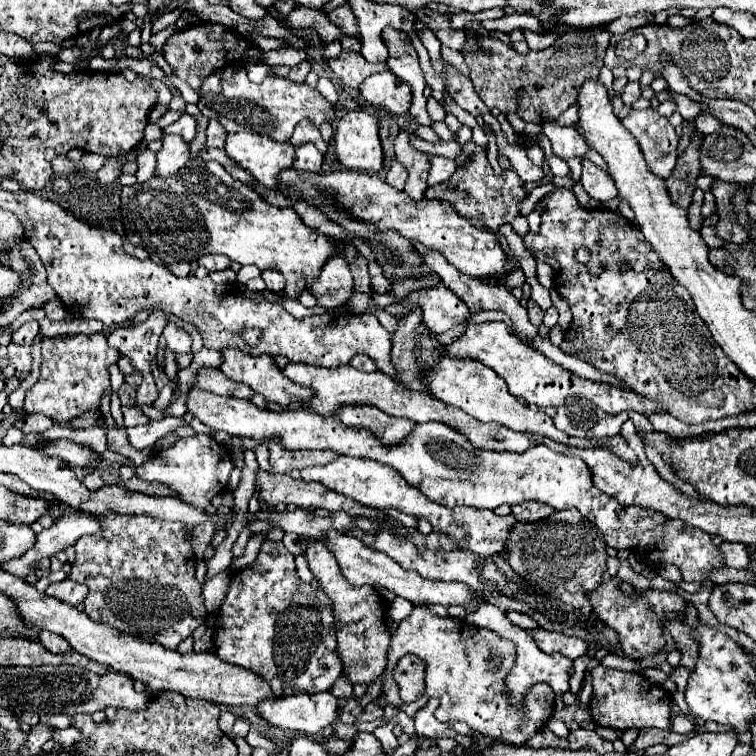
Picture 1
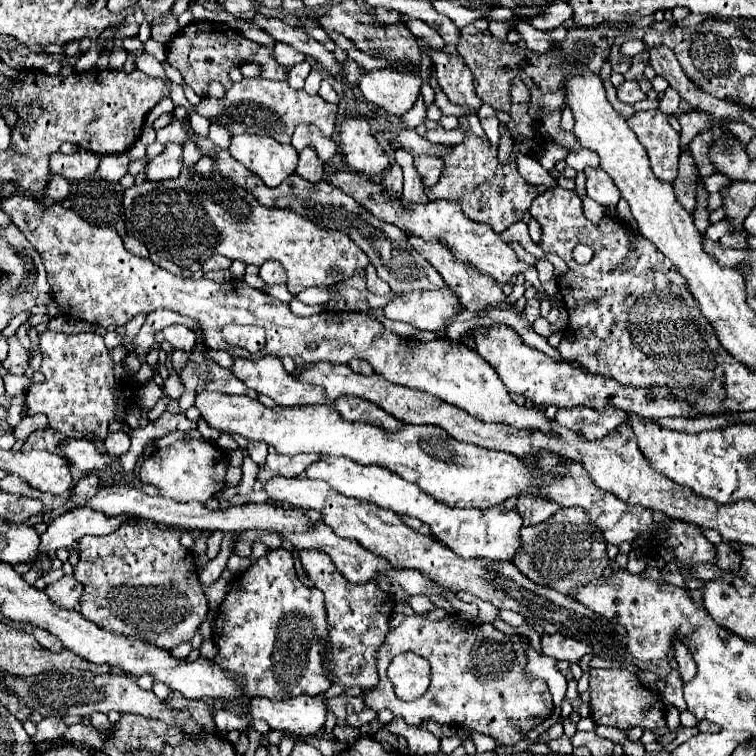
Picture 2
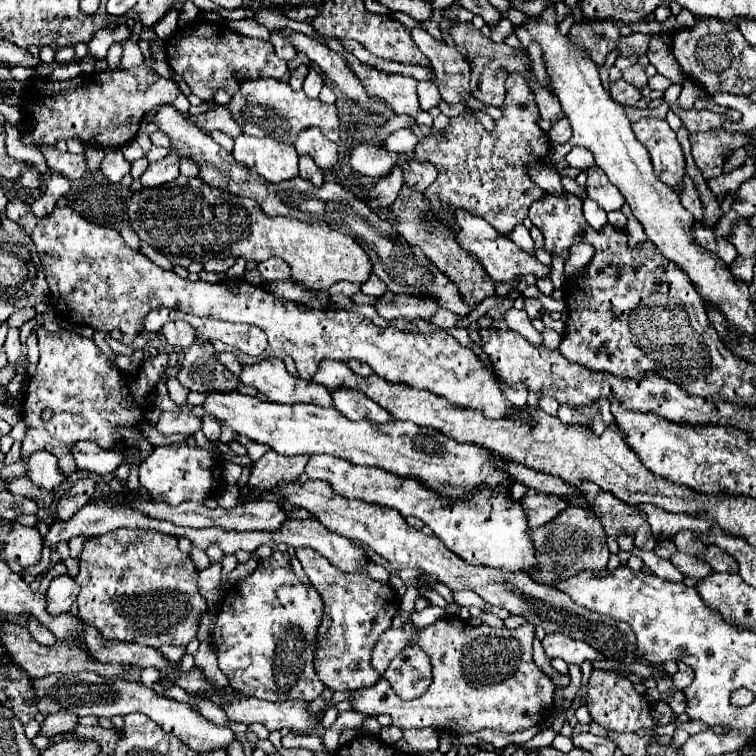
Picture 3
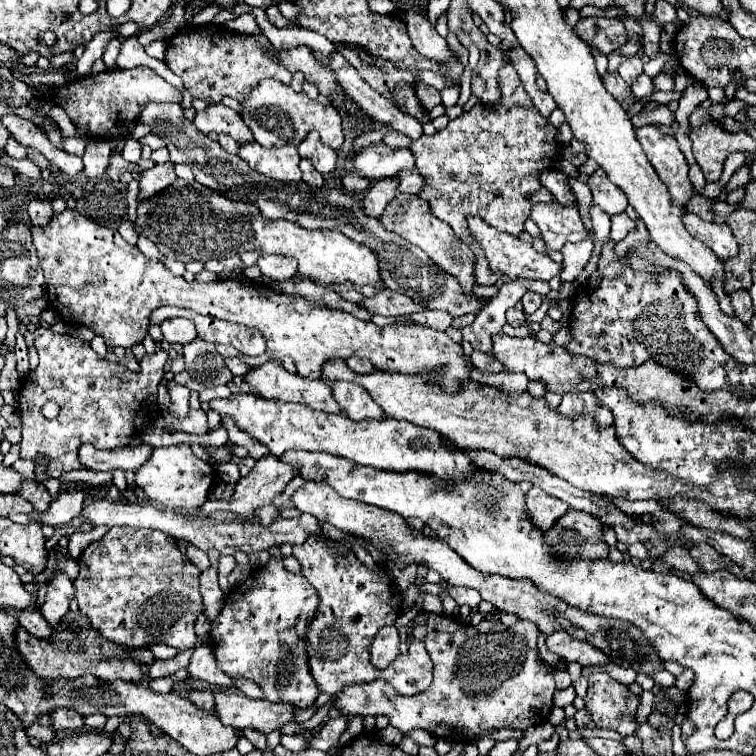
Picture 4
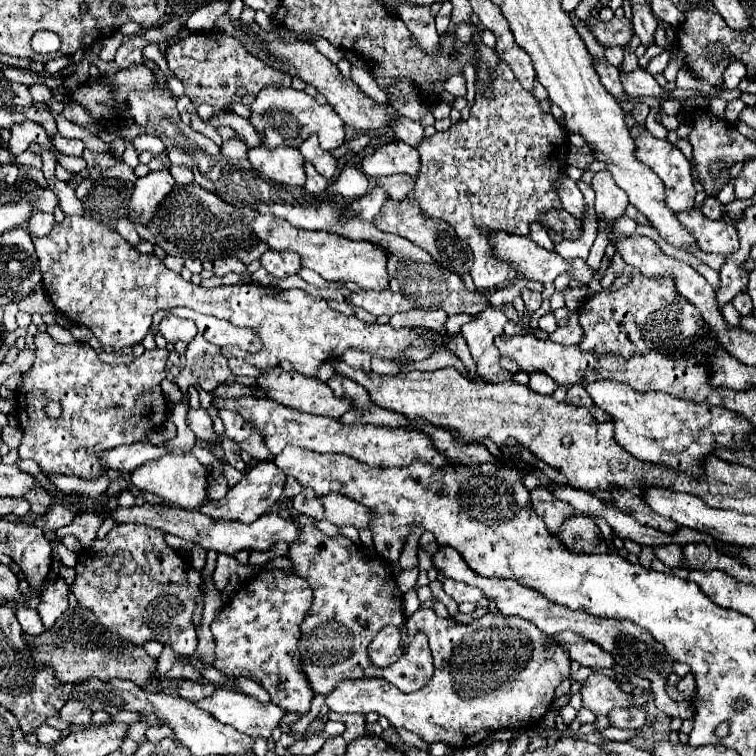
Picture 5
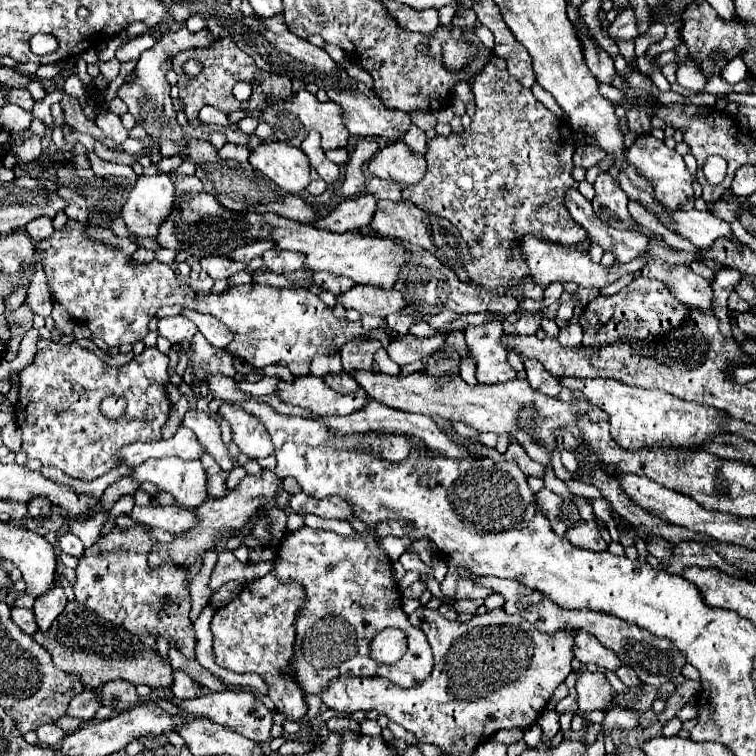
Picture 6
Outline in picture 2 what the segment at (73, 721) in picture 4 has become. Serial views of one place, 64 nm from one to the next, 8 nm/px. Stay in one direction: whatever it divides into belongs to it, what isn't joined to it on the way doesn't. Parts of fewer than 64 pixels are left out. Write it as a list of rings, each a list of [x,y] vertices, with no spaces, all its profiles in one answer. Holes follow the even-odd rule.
[[[44,718],[44,720],[36,726],[36,734],[34,734],[34,738],[32,738],[32,742],[34,742],[34,750],[38,752],[38,748],[36,748],[38,742],[54,740],[56,736],[64,734],[64,730],[66,730],[66,726],[62,724],[60,718]]]

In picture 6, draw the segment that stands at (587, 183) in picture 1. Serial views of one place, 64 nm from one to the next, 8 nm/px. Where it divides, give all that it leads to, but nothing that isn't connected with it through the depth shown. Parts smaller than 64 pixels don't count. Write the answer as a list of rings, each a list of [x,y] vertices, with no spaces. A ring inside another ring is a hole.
[[[610,172],[598,174],[594,182],[594,190],[596,190],[596,196],[592,200],[592,206],[596,216],[604,224],[620,230],[628,230],[630,226],[636,224],[626,210],[626,204],[628,204],[626,192],[618,186],[618,182],[612,178]]]

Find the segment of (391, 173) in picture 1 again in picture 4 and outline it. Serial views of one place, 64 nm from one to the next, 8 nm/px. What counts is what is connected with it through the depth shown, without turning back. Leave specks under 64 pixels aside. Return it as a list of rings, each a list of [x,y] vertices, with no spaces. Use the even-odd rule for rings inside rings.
[[[392,176],[392,178],[382,178],[378,180],[364,196],[362,204],[364,204],[364,212],[368,216],[374,216],[374,218],[380,218],[386,204],[394,200],[396,196],[396,188],[398,188],[398,176]]]

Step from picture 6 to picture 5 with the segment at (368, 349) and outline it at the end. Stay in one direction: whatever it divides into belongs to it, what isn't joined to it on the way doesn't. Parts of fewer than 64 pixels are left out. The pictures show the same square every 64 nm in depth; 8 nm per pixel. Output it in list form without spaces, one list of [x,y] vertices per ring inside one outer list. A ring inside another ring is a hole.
[[[346,352],[342,360],[356,370],[370,370],[370,356],[364,356],[364,352]]]

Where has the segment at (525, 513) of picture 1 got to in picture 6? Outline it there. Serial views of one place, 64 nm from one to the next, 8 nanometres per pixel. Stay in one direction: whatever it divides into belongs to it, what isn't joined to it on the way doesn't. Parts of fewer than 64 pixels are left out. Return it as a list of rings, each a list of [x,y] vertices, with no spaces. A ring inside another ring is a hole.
[[[546,486],[534,496],[536,496],[536,504],[538,504],[540,512],[550,520],[550,526],[558,536],[564,536],[566,528],[580,522],[578,506],[572,500],[550,492]]]

